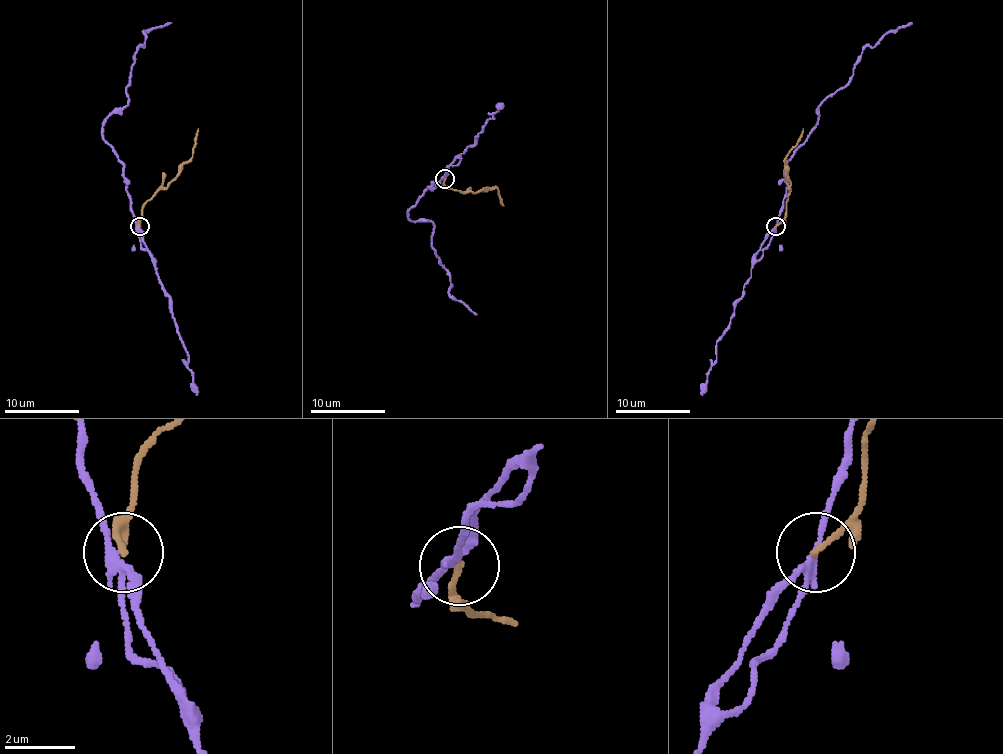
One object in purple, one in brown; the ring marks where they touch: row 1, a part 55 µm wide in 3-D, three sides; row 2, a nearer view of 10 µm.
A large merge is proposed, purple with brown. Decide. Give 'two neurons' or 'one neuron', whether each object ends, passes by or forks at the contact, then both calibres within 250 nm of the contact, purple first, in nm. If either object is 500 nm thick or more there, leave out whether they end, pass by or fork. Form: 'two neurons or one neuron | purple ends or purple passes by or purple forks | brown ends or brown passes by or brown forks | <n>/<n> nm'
one neuron | purple forks | brown ends | 180/150 nm

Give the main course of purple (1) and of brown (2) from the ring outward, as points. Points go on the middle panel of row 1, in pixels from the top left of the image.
1: (444, 179), (429, 186), (407, 216), (433, 223), (431, 246), (450, 277), (448, 292), (476, 315)
2: (444, 179), (448, 188), (468, 192), (496, 188), (504, 205)

